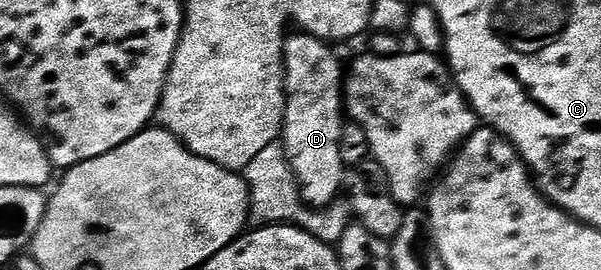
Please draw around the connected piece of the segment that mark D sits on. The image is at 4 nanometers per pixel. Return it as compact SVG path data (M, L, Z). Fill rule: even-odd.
M293 32L285 40L285 127L281 129L280 141L300 187L301 197L313 208L324 208L336 203L339 198L337 193L340 190L342 193L347 182L347 167L339 157L339 136L347 121L343 105L343 62L341 66L333 50L336 49L330 43L323 38L316 38L314 34Z

